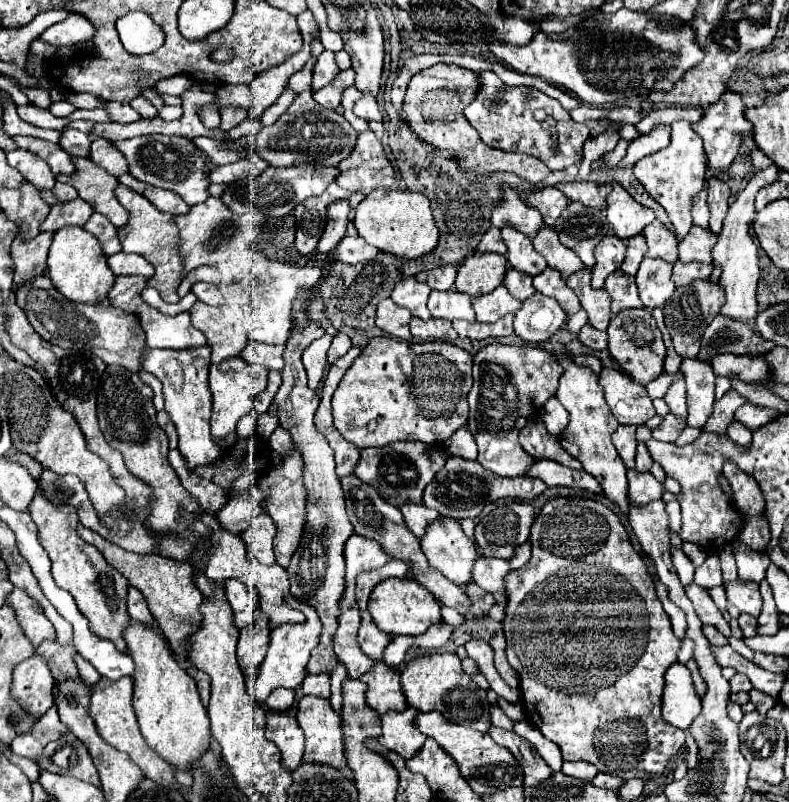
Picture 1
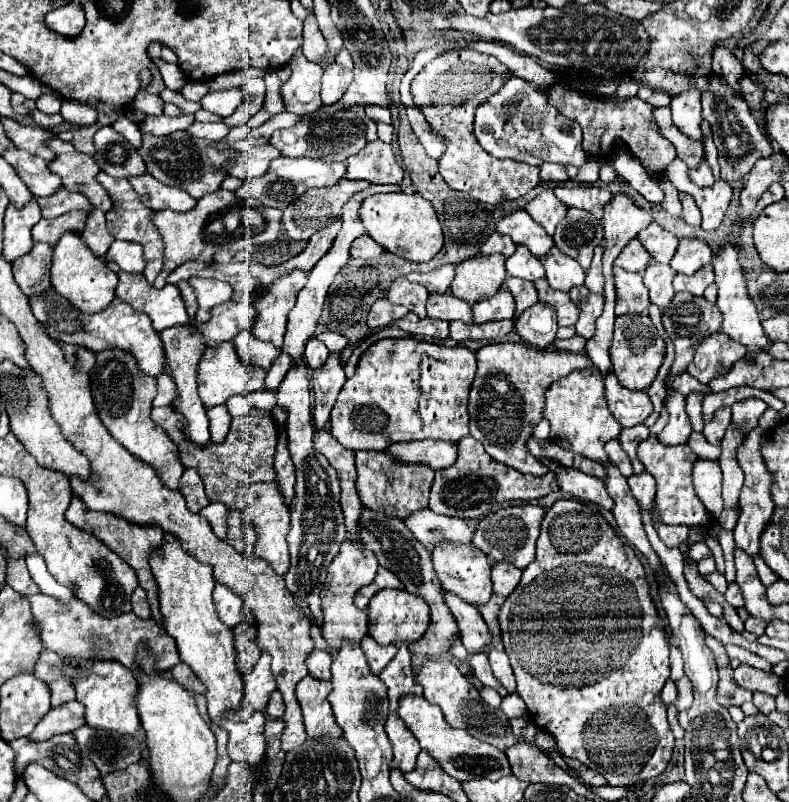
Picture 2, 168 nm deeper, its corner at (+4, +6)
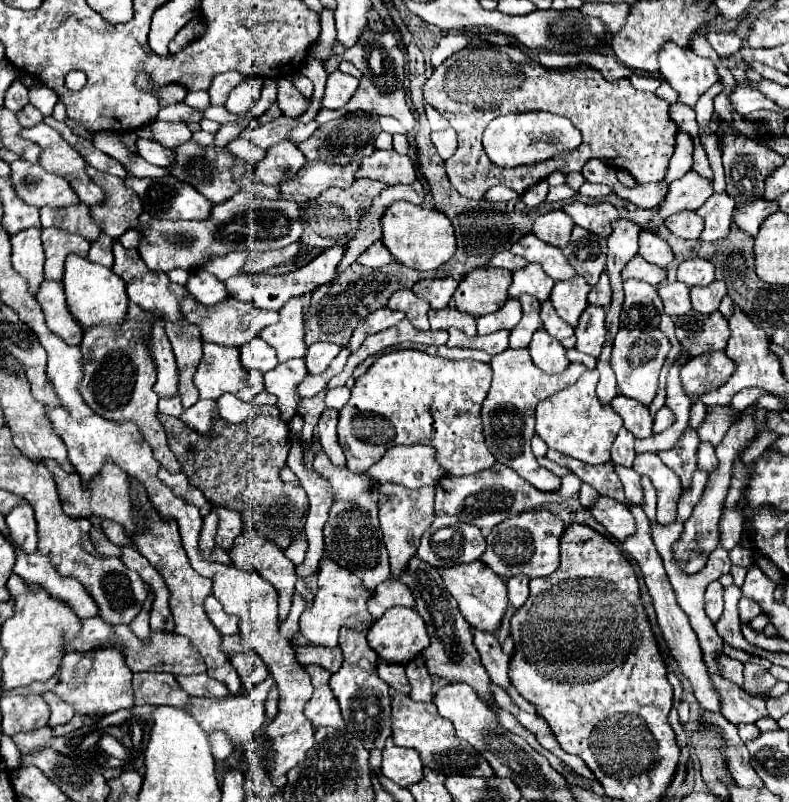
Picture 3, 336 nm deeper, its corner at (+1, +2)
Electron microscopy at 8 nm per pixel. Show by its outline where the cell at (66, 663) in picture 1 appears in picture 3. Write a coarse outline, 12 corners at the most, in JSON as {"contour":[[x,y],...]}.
{"contour":[[44,693],[52,711],[50,727],[64,725],[74,715],[60,697]]}

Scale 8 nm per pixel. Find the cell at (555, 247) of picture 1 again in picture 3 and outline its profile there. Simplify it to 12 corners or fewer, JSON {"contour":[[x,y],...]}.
{"contour":[[576,277],[556,283],[550,301],[560,319],[578,325],[590,285]]}

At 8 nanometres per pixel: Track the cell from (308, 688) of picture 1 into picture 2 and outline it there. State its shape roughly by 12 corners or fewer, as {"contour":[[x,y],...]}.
{"contour":[[313,651],[307,661],[309,675],[331,679],[331,655]]}

